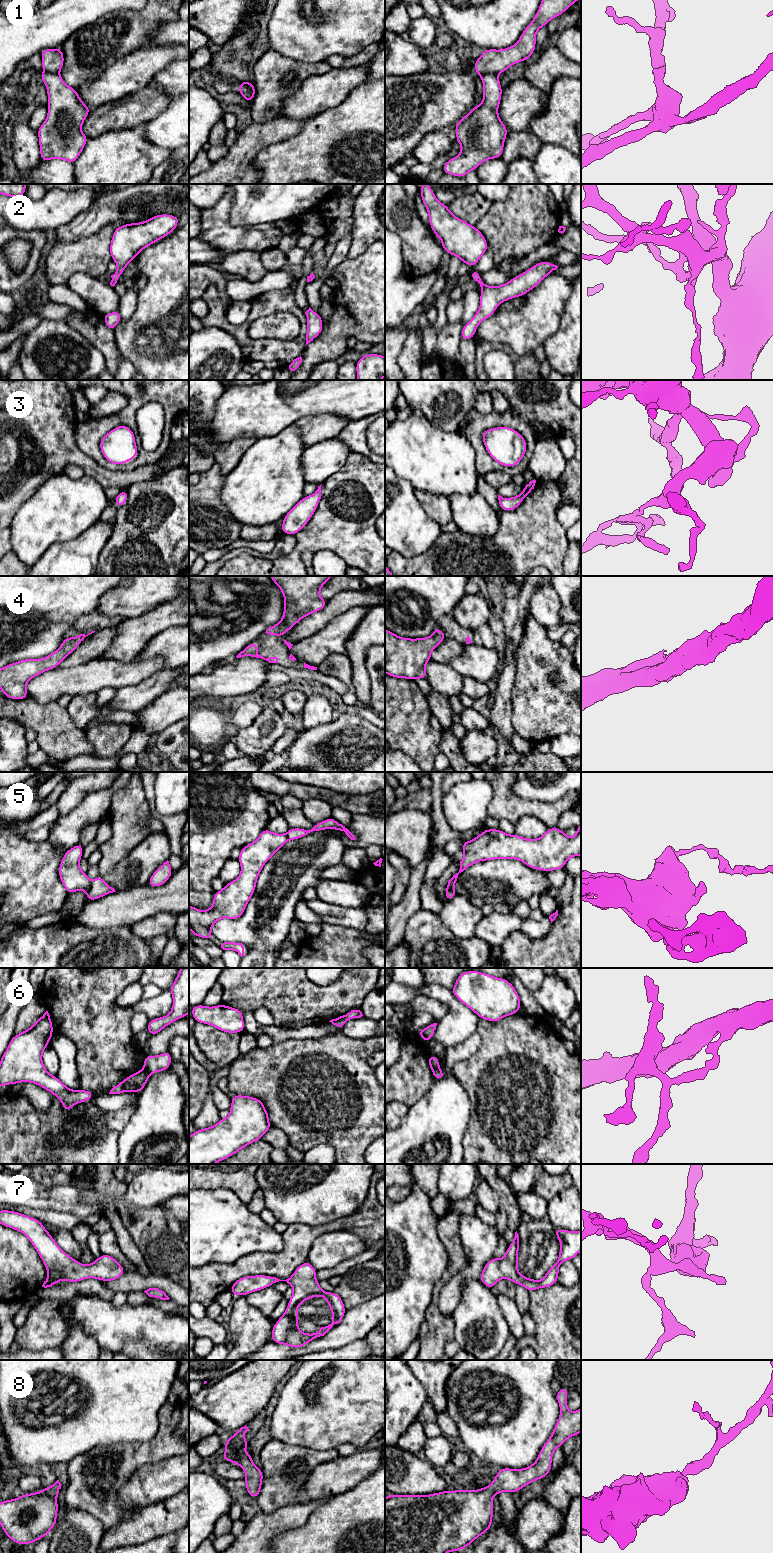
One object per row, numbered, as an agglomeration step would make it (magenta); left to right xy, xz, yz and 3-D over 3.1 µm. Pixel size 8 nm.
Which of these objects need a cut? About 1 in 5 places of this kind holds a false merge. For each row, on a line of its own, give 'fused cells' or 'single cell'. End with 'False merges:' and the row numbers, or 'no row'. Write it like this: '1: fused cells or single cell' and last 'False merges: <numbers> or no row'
1: fused cells
2: single cell
3: single cell
4: single cell
5: fused cells
6: fused cells
7: single cell
8: single cell
False merges: 1, 5, 6

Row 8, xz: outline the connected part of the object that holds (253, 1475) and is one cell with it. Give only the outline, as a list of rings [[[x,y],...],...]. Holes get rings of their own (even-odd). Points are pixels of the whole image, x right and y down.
[[[246,1425],[241,1427],[223,1443],[222,1446],[225,1446],[227,1450],[222,1454],[222,1459],[235,1463],[244,1470],[247,1493],[252,1498],[257,1499],[263,1482],[263,1472],[254,1465],[252,1454],[247,1454],[244,1451],[246,1447],[249,1447],[250,1442],[250,1440],[244,1440],[245,1433],[248,1430],[249,1428]]]

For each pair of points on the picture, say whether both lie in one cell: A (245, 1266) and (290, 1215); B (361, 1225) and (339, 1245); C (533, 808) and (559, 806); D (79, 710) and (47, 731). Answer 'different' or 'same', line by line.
A: different
B: different
C: same
D: different

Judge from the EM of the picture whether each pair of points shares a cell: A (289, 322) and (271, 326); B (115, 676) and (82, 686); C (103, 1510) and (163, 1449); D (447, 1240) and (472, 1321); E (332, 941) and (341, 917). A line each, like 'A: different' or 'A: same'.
A: same
B: same
C: same
D: different
E: different

